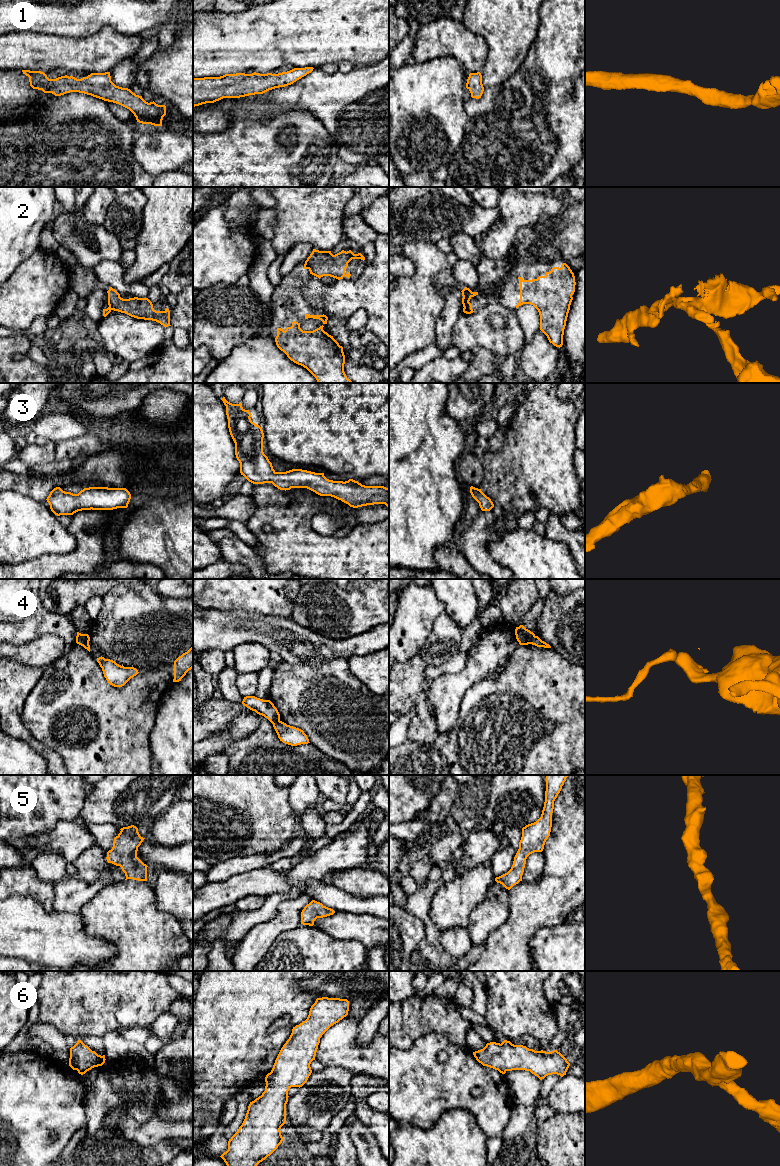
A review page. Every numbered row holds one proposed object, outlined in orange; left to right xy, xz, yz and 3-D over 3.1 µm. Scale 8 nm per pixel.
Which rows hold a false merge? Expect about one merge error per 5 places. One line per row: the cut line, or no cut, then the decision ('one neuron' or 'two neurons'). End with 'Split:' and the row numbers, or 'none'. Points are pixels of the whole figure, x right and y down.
1: cut none; one neuron
2: cut yz (468, 301), (464, 307); two neurons
3: cut none; one neuron
4: cut yz (534, 635), (531, 643); two neurons
5: cut none; one neuron
6: cut none; one neuron
Split: 2, 4

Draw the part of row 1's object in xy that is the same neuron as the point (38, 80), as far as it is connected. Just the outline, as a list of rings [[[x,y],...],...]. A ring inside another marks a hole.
[[[22,70],[29,77],[33,89],[42,90],[61,96],[70,92],[79,92],[104,101],[113,102],[129,109],[136,117],[137,122],[162,126],[166,115],[166,106],[158,105],[154,101],[146,102],[142,96],[136,95],[128,88],[116,86],[111,81],[110,72],[91,73],[87,77],[77,79],[72,75],[49,79],[44,72]]]

